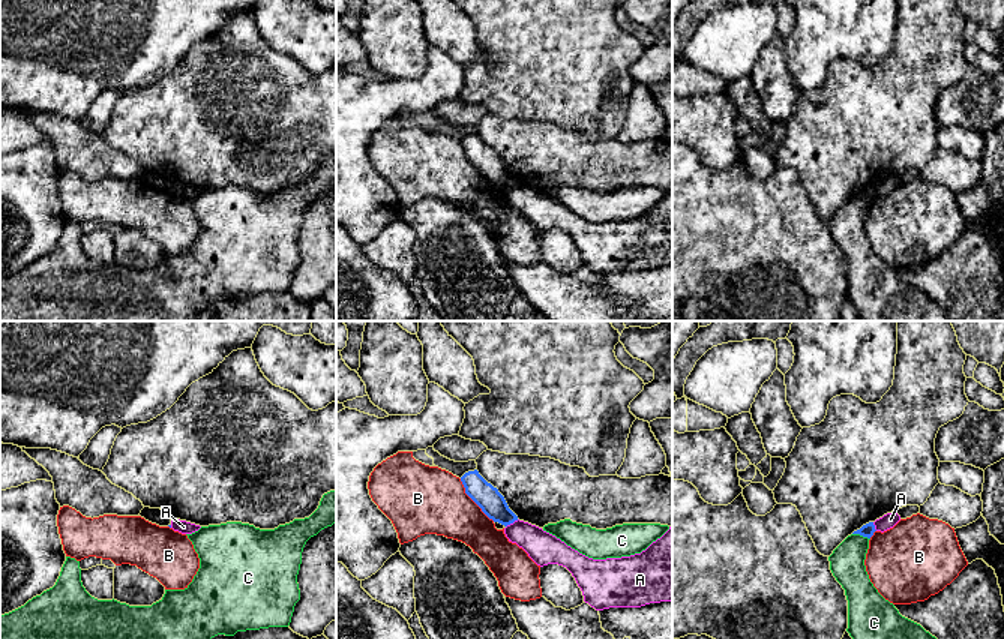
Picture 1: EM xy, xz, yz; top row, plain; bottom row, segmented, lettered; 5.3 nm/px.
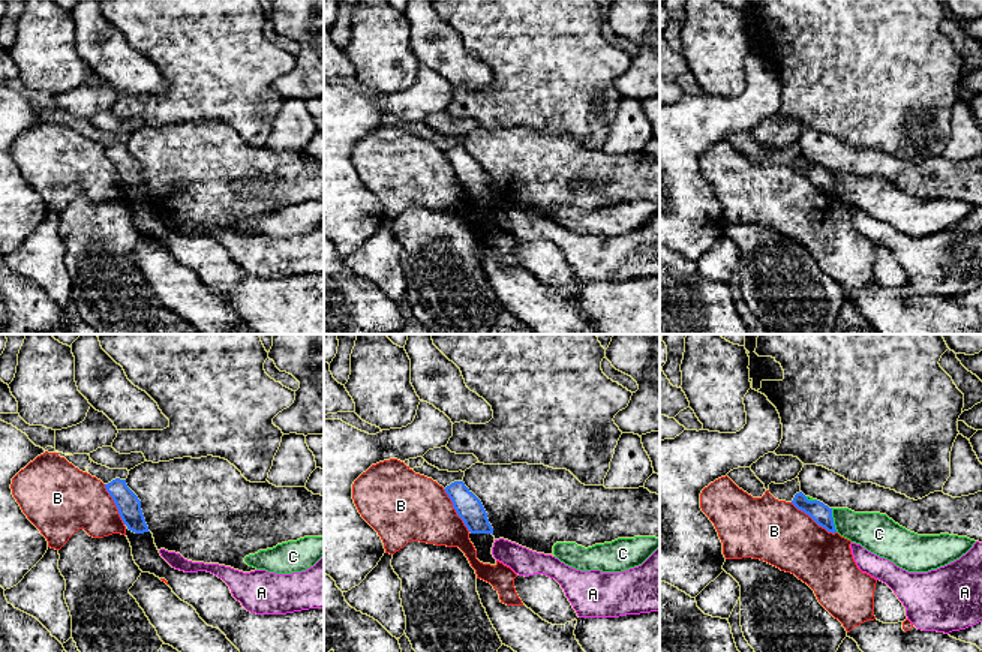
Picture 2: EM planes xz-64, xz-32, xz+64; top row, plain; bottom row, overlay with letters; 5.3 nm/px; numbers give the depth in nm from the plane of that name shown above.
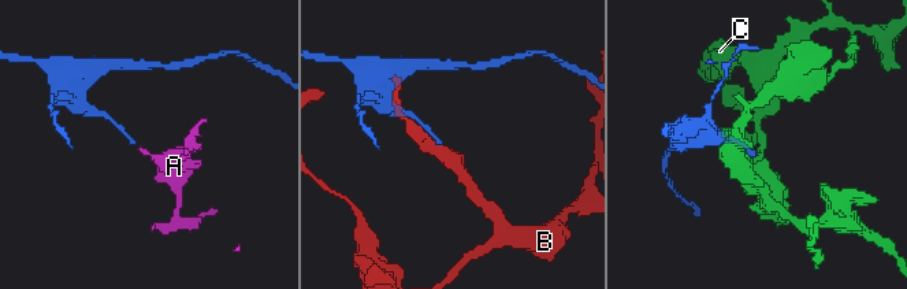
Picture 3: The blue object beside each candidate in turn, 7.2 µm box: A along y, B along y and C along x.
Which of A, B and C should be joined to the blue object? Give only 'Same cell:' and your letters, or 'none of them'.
Same cell: none of them

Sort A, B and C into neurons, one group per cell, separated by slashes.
A / B / C

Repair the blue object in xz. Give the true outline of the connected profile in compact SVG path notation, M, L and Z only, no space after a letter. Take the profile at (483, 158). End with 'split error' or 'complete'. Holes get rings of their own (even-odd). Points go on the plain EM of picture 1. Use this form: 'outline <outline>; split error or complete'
outline M477 134L468 135L461 141L465 158L482 172L482 176L504 190L518 184L518 180L509 172L504 160L488 147Z; complete

